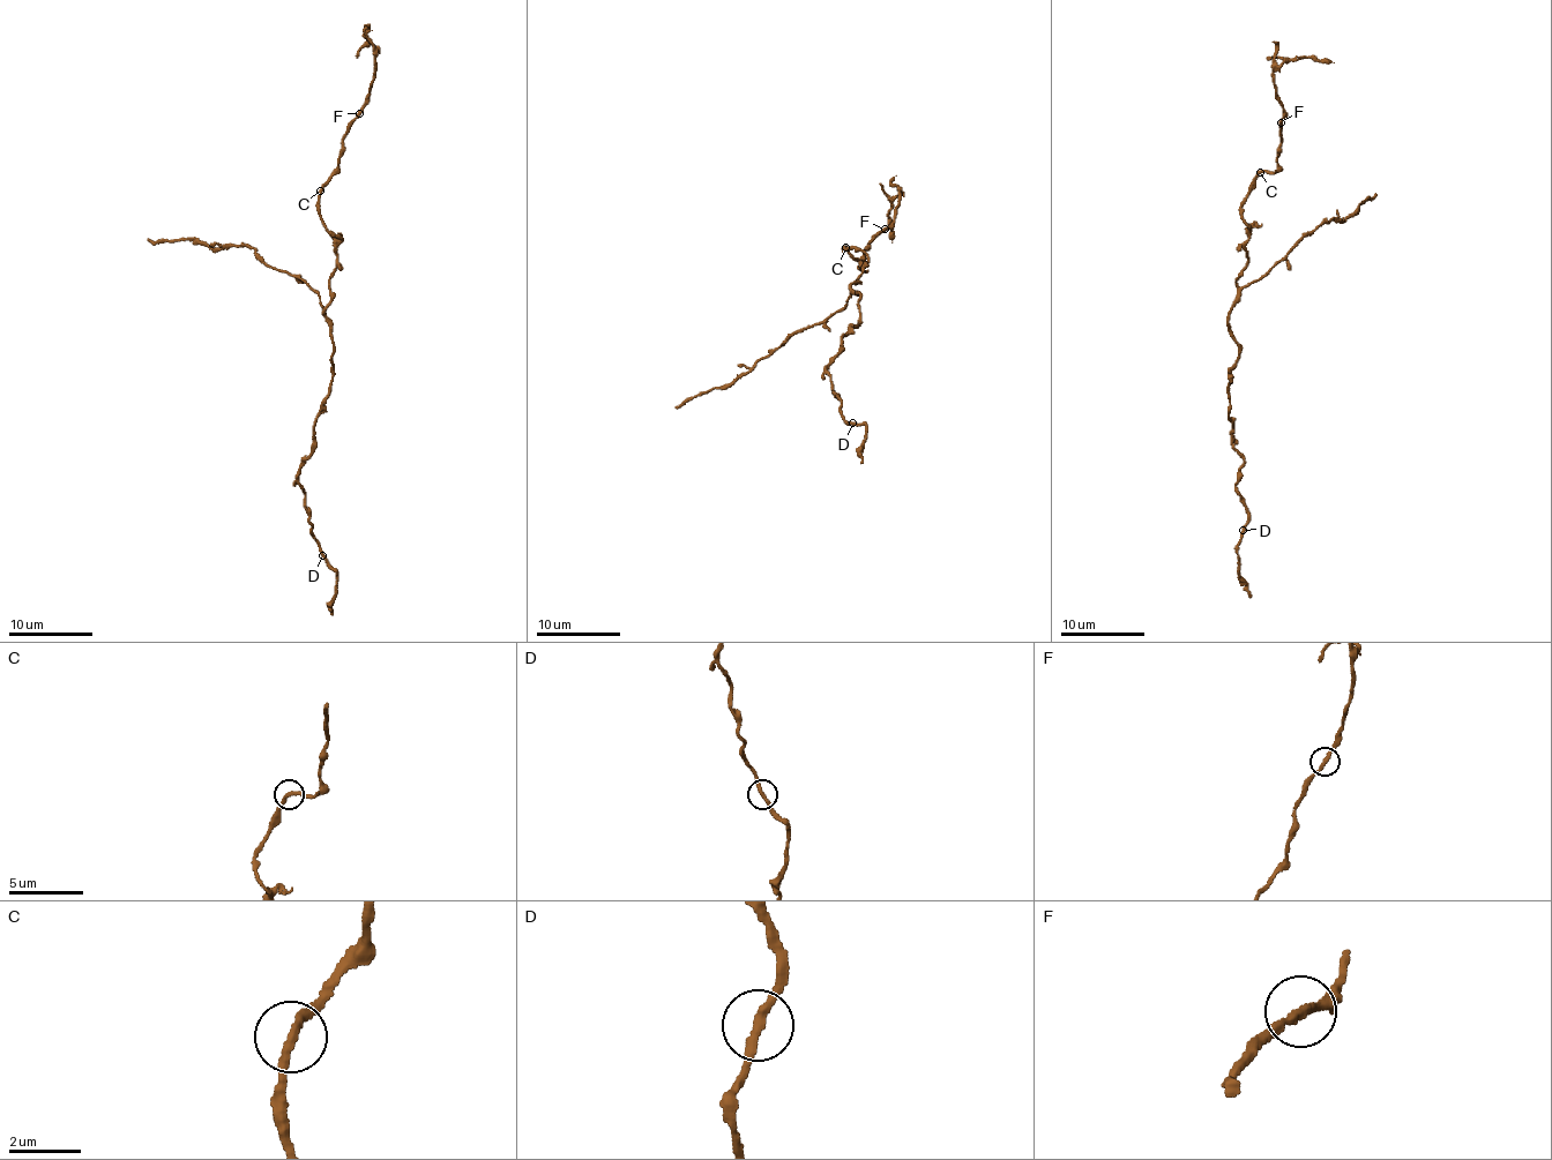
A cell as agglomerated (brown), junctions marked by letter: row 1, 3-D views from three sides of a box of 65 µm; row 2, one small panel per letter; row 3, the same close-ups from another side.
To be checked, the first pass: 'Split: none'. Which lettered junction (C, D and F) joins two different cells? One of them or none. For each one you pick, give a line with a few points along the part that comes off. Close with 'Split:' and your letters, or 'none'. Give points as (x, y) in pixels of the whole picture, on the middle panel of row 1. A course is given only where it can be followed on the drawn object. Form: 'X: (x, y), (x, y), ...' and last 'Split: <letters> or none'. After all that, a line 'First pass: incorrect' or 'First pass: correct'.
Split: none
First pass: correct

